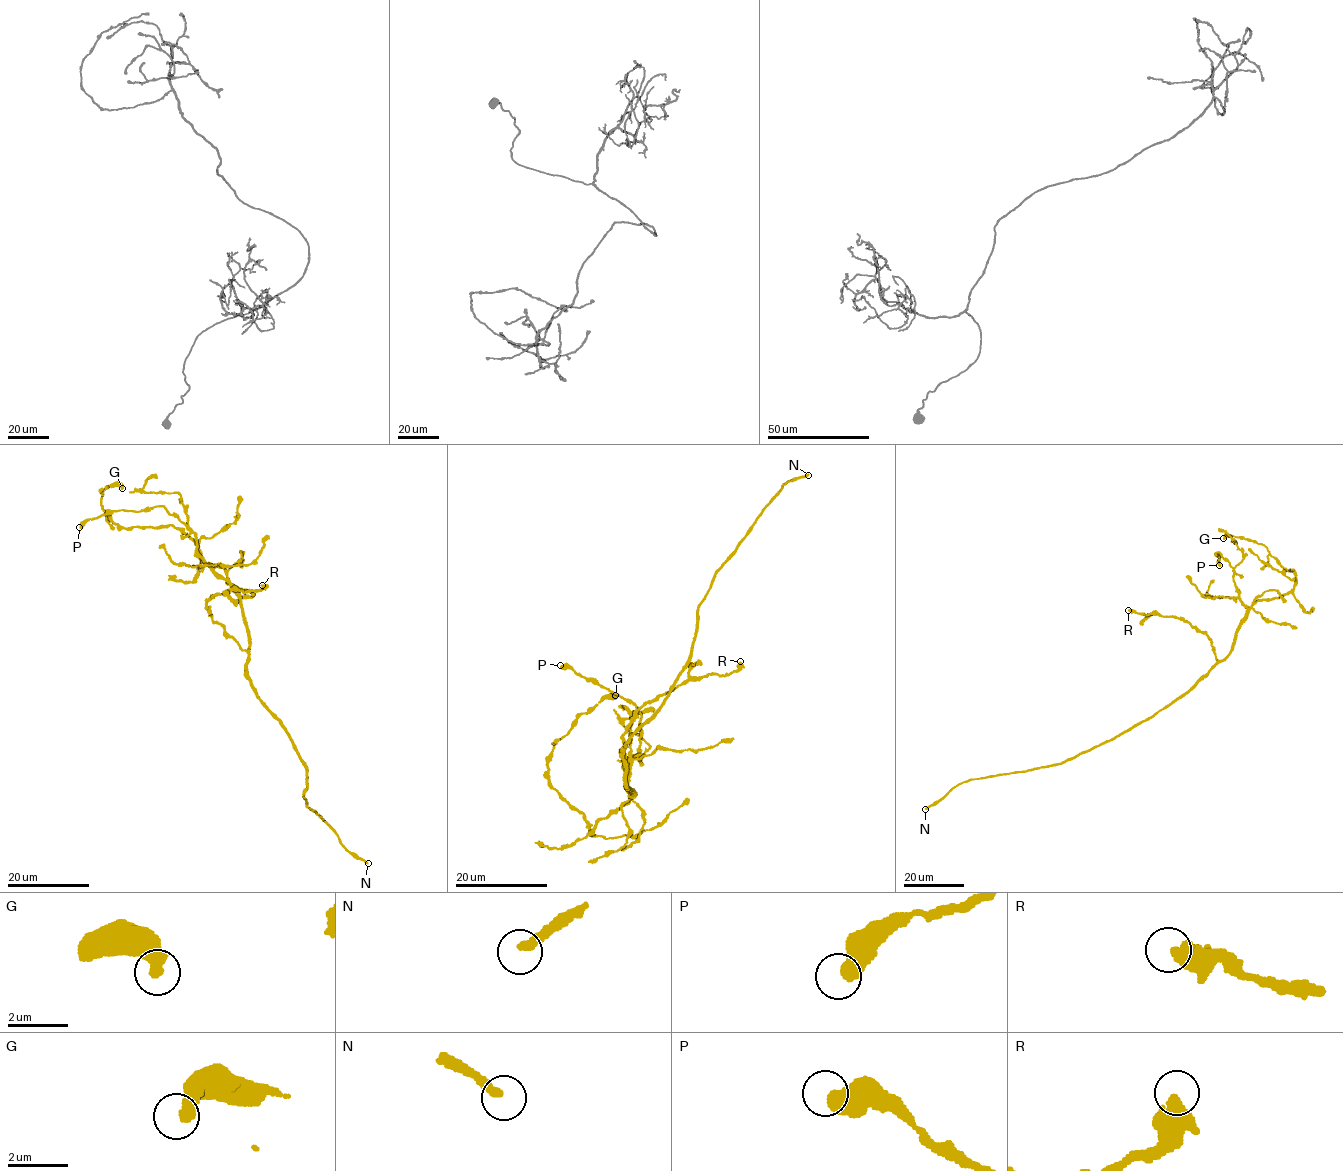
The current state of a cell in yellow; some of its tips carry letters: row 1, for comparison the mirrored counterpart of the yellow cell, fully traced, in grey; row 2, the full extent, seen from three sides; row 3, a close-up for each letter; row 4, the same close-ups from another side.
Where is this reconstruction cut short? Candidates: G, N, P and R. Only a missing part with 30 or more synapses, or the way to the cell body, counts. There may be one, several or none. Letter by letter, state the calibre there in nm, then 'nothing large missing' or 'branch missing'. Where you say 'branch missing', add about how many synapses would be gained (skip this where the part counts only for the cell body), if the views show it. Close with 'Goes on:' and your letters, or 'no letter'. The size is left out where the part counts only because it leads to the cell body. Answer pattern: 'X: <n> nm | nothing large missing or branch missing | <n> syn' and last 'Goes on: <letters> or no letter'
G: 480 nm | nothing large missing
N: 260 nm | branch missing | 200 syn
P: 550 nm | nothing large missing
R: 480 nm | nothing large missing
Goes on: N

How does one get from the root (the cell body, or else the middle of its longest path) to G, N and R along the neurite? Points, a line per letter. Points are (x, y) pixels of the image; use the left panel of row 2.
G: (256, 690), (241, 599), (223, 568), (204, 563), (171, 525), (113, 522), (100, 492), (122, 488)
N: (256, 690), (281, 720), (299, 753), (306, 771), (302, 796), (306, 804), (331, 826), (348, 850), (368, 863)
R: (256, 690), (246, 668), (246, 652), (213, 621), (205, 606), (214, 595), (229, 590), (261, 591), (262, 585)

